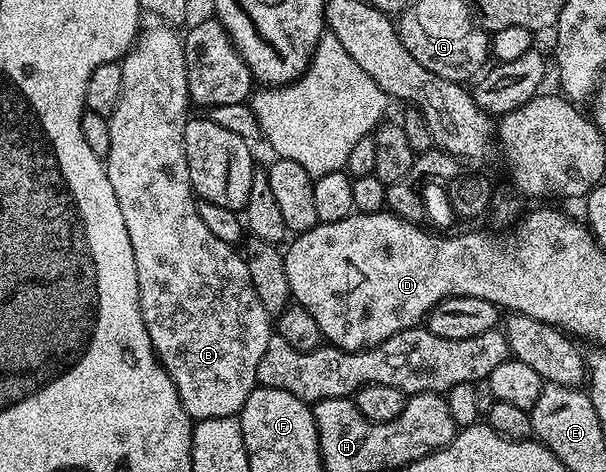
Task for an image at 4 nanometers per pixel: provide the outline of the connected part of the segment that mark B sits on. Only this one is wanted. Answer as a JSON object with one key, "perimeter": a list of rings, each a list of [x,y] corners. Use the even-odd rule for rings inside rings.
{"perimeter":[[[156,25],[160,27],[145,26],[137,35],[135,43],[132,48],[128,50],[127,55],[124,56],[120,63],[122,69],[122,97],[118,97],[118,109],[114,109],[114,113],[108,119],[110,125],[110,149],[106,156],[106,166],[108,168],[108,176],[110,177],[110,185],[114,185],[114,197],[118,197],[118,209],[122,209],[122,221],[126,221],[126,233],[130,237],[130,249],[134,249],[134,265],[138,269],[138,289],[140,290],[140,308],[142,309],[142,321],[146,325],[146,333],[150,333],[150,341],[152,348],[156,351],[156,358],[159,359],[160,364],[166,369],[166,373],[174,381],[174,385],[178,389],[178,397],[184,406],[184,412],[187,413],[189,419],[199,421],[202,419],[209,419],[210,417],[230,417],[231,415],[239,416],[242,405],[246,405],[246,397],[250,397],[250,393],[256,388],[256,370],[258,369],[258,361],[262,361],[262,353],[266,353],[266,345],[274,337],[274,323],[273,320],[266,313],[266,309],[262,309],[262,301],[258,301],[258,293],[254,293],[254,285],[250,281],[250,269],[246,262],[245,256],[233,244],[226,241],[218,241],[218,237],[214,237],[214,233],[210,233],[210,229],[206,229],[202,217],[198,217],[198,209],[196,208],[198,199],[192,189],[192,182],[190,181],[190,169],[186,165],[186,149],[184,148],[184,130],[190,118],[190,100],[188,98],[188,82],[186,81],[186,57],[184,56],[184,45],[179,34],[175,35],[173,28],[168,25]]]}

